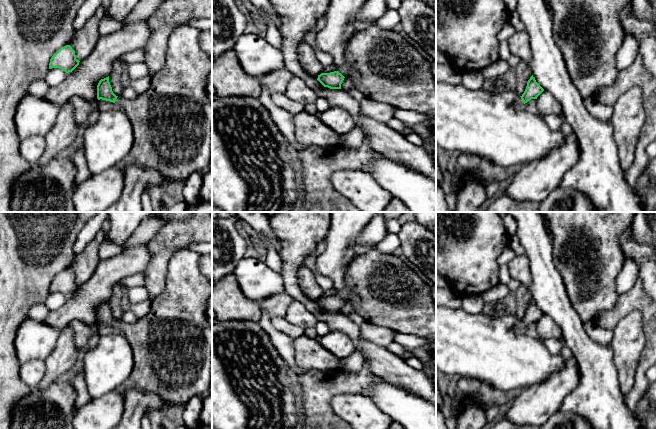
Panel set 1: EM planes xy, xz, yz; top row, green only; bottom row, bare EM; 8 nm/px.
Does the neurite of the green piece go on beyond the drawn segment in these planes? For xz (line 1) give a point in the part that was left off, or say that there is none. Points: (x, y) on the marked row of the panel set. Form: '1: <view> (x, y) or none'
1: xz (390, 70)

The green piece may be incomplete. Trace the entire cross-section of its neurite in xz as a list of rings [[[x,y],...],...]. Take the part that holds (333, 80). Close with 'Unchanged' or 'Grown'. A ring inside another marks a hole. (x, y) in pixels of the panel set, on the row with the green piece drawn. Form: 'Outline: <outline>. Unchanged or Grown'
Outline: [[[375,24],[356,33],[349,39],[345,49],[345,65],[337,71],[321,73],[317,80],[330,89],[341,89],[343,80],[348,77],[354,86],[365,96],[392,105],[401,110],[415,111],[419,114],[431,114],[436,110],[435,76],[430,62],[412,47],[412,42],[395,30],[381,29]]]. Grown

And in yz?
Outline: [[[533,75],[527,82],[526,89],[521,96],[514,99],[513,104],[517,107],[523,107],[525,103],[531,99],[537,99],[537,97],[544,91],[544,89],[536,82]]]. Grown

